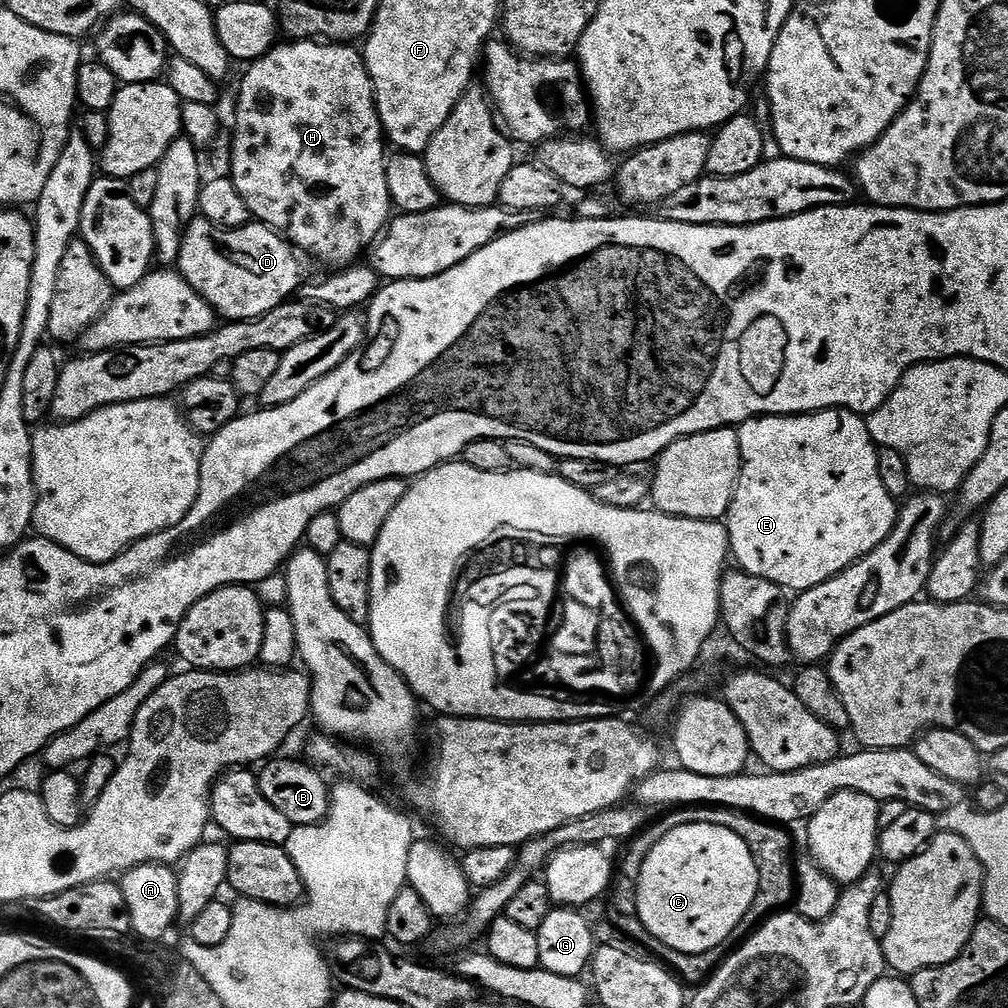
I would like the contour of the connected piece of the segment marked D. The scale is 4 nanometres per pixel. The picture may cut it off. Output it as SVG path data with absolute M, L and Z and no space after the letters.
M193 218L184 230L178 271L181 278L190 282L190 286L225 321L253 320L279 304L291 301L306 283L308 268L303 264L301 253L293 248L278 232L272 231L266 224L249 222L246 226L226 231L214 226L203 218Z

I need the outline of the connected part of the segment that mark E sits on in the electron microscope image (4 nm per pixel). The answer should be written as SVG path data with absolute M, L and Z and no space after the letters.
M825 408L823 412L810 412L799 416L757 416L739 425L740 434L740 477L736 479L736 494L732 505L728 508L726 527L731 555L737 560L743 571L749 572L763 580L769 580L782 590L788 588L792 594L799 594L834 578L842 570L870 554L892 532L898 515L897 501L882 486L882 478L878 474L878 446L872 441L863 415L849 412L847 408Z

